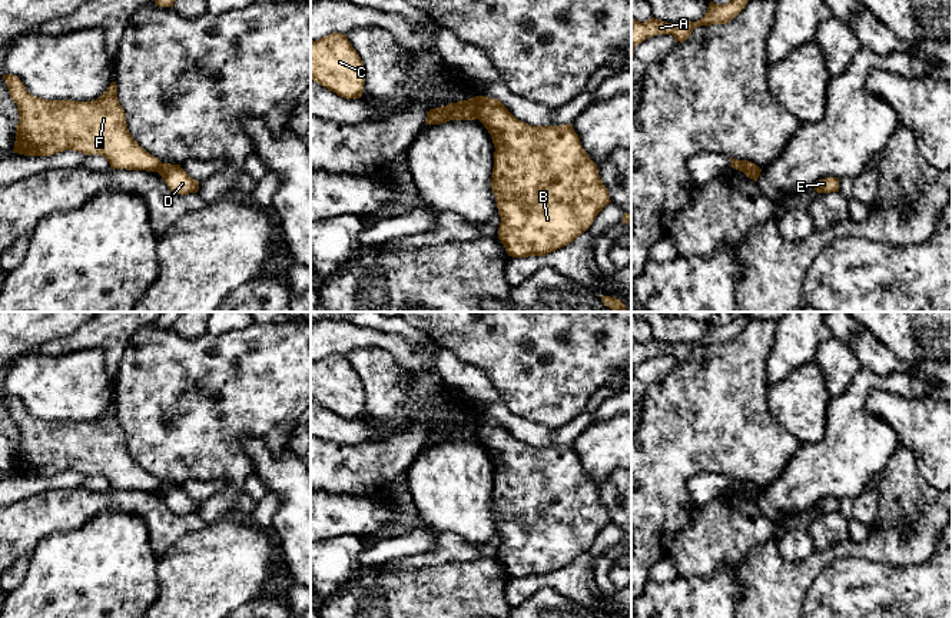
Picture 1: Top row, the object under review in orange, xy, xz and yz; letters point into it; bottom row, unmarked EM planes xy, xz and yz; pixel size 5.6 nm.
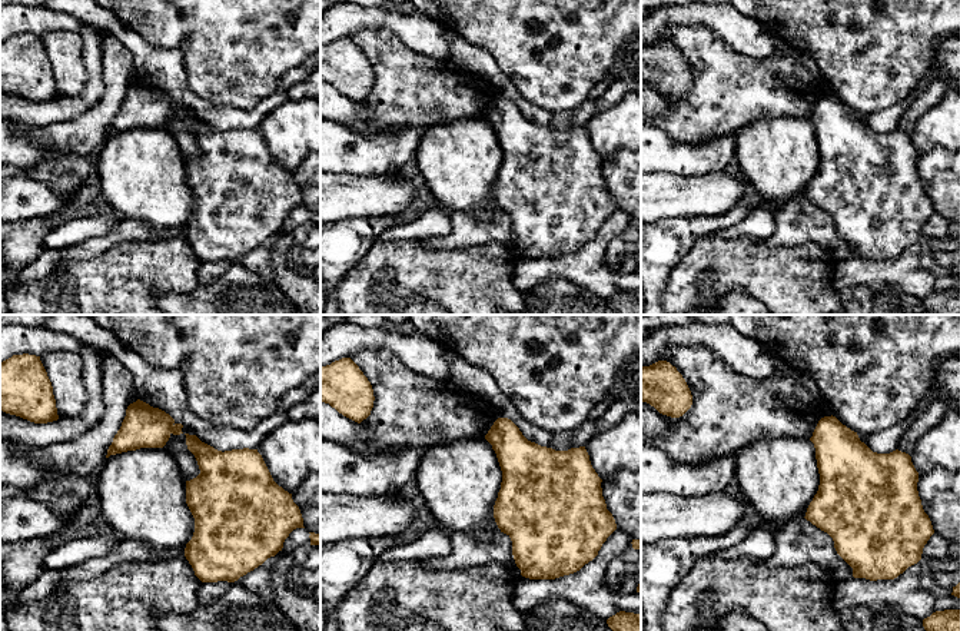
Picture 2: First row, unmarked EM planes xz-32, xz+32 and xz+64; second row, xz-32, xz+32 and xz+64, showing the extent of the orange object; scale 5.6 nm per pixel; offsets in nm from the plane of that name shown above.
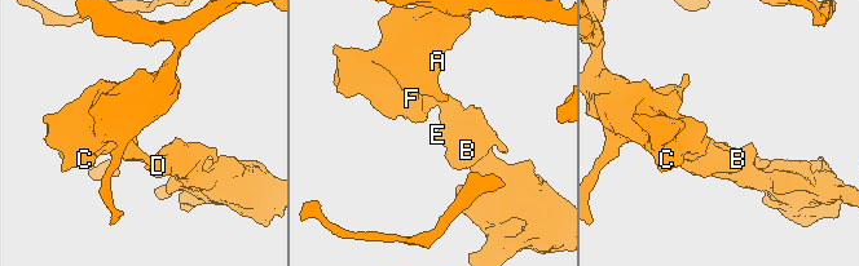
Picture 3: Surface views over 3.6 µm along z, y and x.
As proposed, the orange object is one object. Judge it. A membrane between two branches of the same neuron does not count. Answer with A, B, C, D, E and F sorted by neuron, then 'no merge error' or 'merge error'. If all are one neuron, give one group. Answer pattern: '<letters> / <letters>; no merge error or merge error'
A C F / B D E; merge error

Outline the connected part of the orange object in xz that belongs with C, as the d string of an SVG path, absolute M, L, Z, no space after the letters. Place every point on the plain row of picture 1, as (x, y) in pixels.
M332 353L311 362L311 401L345 419L364 412L364 383L345 355Z

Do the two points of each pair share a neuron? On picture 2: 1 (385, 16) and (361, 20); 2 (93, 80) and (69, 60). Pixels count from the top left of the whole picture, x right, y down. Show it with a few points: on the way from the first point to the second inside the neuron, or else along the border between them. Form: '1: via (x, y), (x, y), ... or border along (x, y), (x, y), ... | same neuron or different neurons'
1: via (379, 17), (366, 17) | same neuron
2: border along (83, 43), (87, 82), (79, 93), (63, 98) | different neurons

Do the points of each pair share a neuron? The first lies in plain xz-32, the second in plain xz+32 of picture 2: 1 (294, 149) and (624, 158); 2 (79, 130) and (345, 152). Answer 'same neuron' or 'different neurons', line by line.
1: different neurons
2: same neuron

